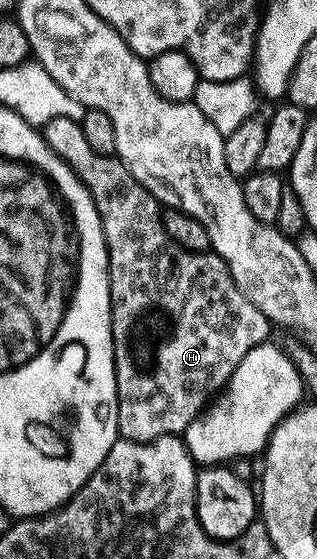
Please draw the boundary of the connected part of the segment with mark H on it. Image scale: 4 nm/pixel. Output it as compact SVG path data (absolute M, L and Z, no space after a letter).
M59 117L42 127L44 142L78 175L90 191L104 228L108 248L108 282L112 308L112 350L116 364L118 427L125 441L153 441L183 434L184 428L203 413L214 395L227 385L230 375L254 347L269 340L270 322L234 283L227 263L211 251L191 253L178 247L162 227L161 202L130 175L119 157L98 155L82 135L79 121Z

